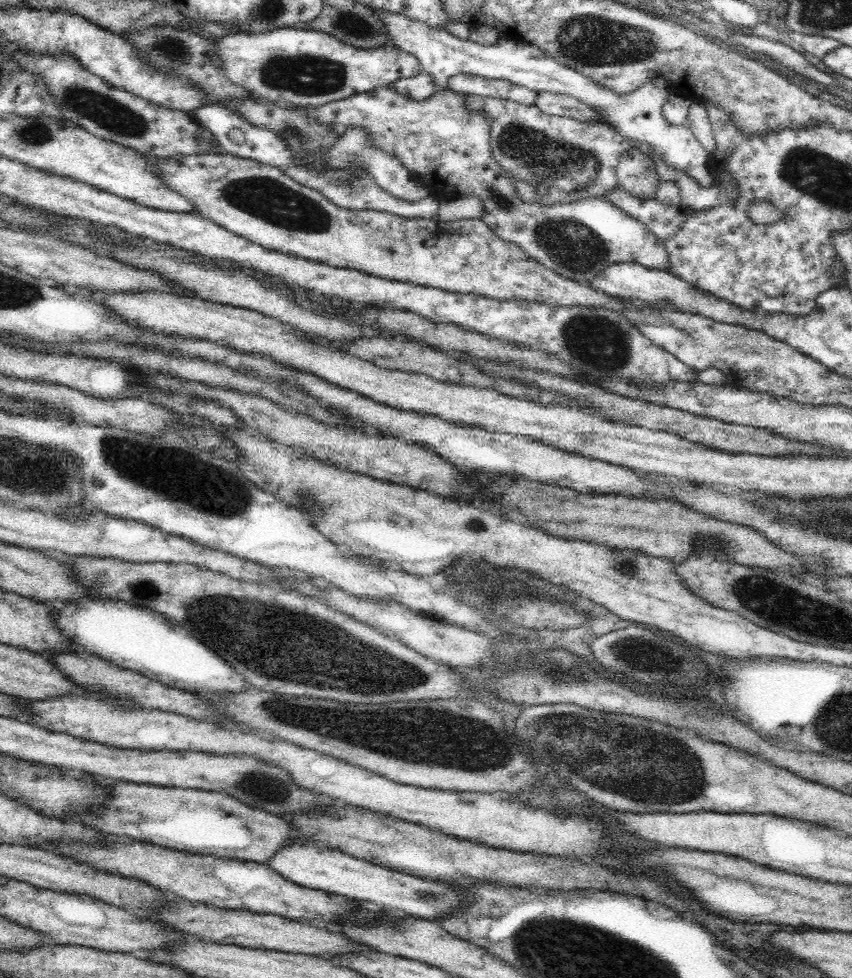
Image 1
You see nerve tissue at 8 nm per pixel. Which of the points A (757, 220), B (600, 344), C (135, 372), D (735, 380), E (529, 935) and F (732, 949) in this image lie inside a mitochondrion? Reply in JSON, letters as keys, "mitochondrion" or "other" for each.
{"A":"other","B":"mitochondrion","C":"other","D":"other","E":"mitochondrion","F":"other"}

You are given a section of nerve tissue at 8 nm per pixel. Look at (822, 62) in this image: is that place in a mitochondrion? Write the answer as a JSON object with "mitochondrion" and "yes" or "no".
{"mitochondrion":"no"}

